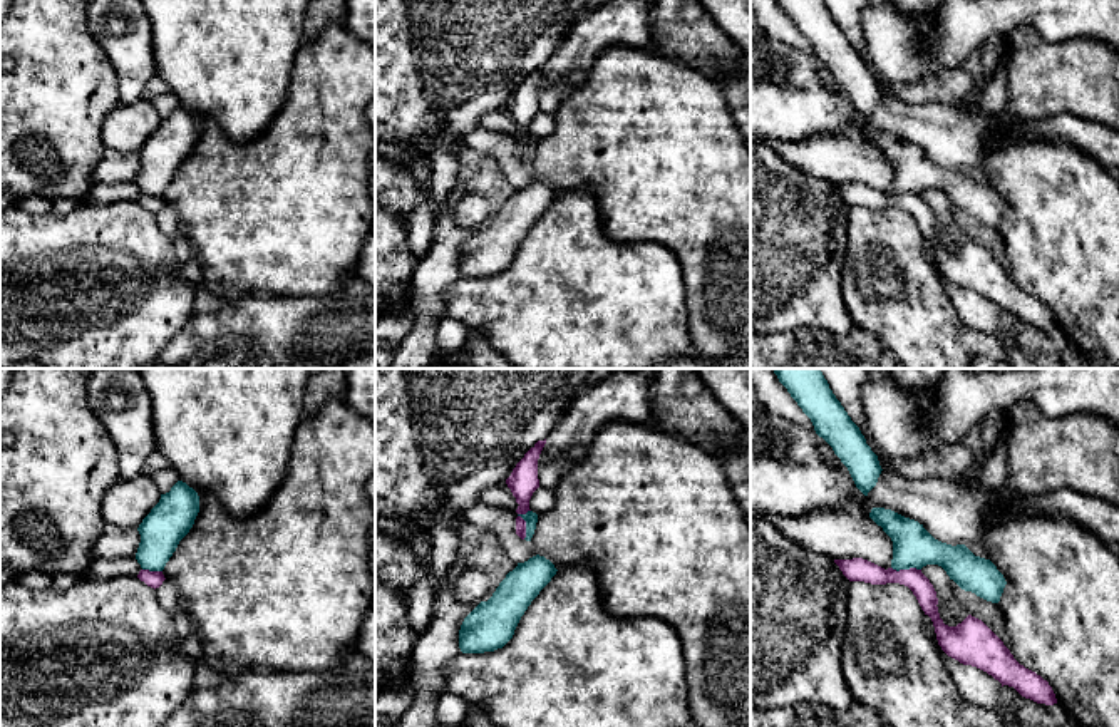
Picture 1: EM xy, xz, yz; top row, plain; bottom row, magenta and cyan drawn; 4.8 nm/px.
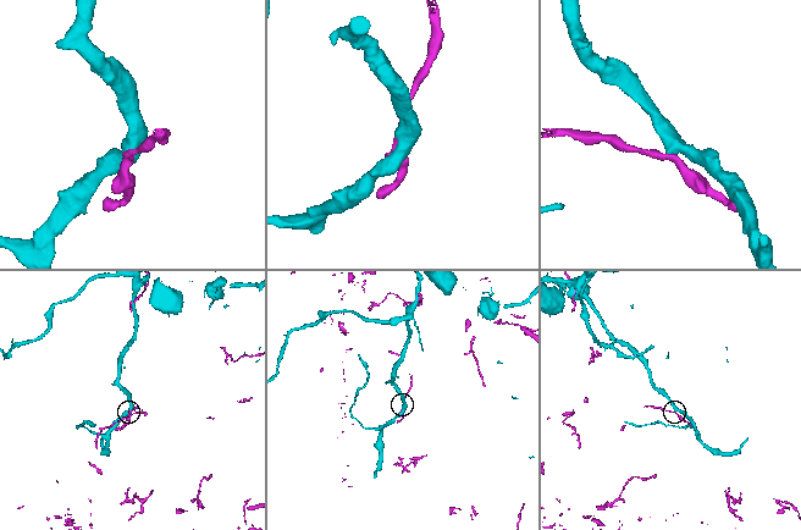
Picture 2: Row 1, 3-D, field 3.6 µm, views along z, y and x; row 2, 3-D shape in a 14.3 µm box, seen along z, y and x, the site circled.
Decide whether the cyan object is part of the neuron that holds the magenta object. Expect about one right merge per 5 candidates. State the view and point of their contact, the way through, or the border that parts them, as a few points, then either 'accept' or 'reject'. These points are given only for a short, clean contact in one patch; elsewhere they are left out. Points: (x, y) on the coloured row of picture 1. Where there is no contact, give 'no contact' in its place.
meets magenta in xz at (525, 523); border along xz (530, 510), (521, 516), (525, 521), (523, 538); reject

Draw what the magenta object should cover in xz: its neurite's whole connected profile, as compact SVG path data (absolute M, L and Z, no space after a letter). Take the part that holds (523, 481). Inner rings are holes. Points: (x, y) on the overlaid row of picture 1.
M538 441L524 457L516 464L511 476L506 479L508 487L511 489L516 503L519 504L516 513L526 514L529 509L529 499L533 492L539 487L538 479L538 459L546 444L544 441Z

